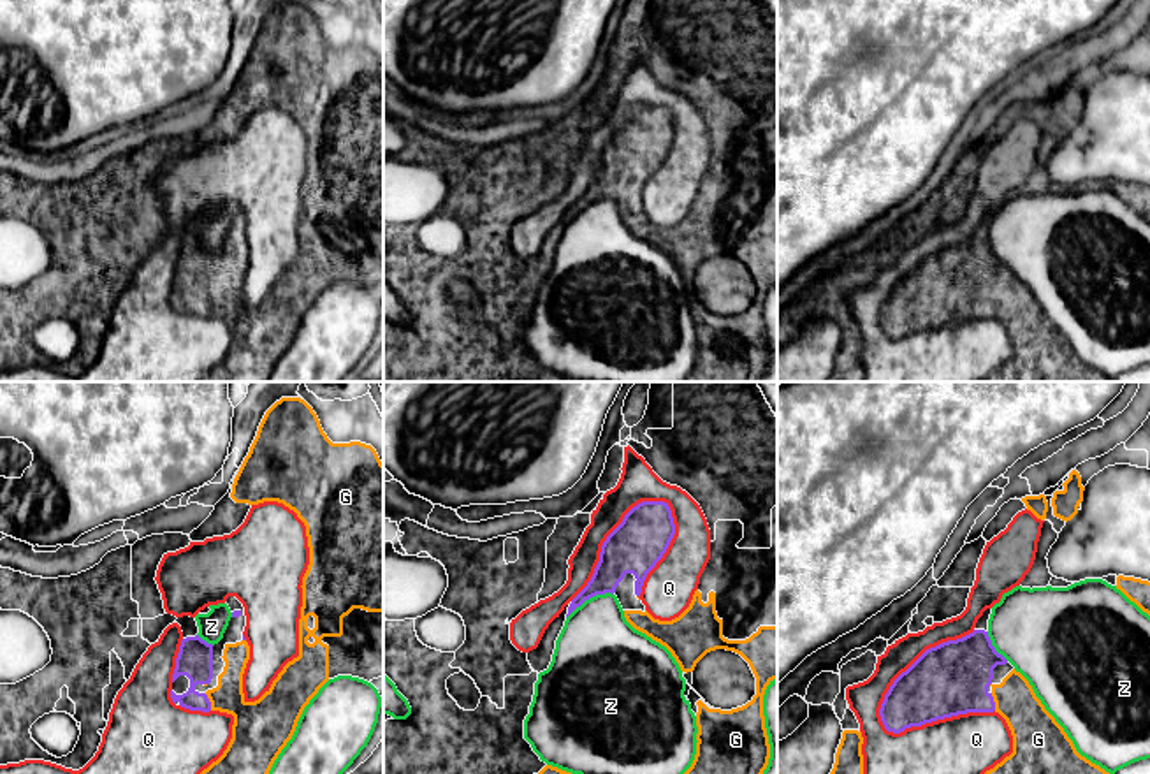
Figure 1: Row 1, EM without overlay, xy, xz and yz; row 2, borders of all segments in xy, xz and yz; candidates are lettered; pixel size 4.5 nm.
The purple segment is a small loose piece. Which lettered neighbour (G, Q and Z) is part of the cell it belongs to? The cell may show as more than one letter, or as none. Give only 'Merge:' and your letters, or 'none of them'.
Merge: G

